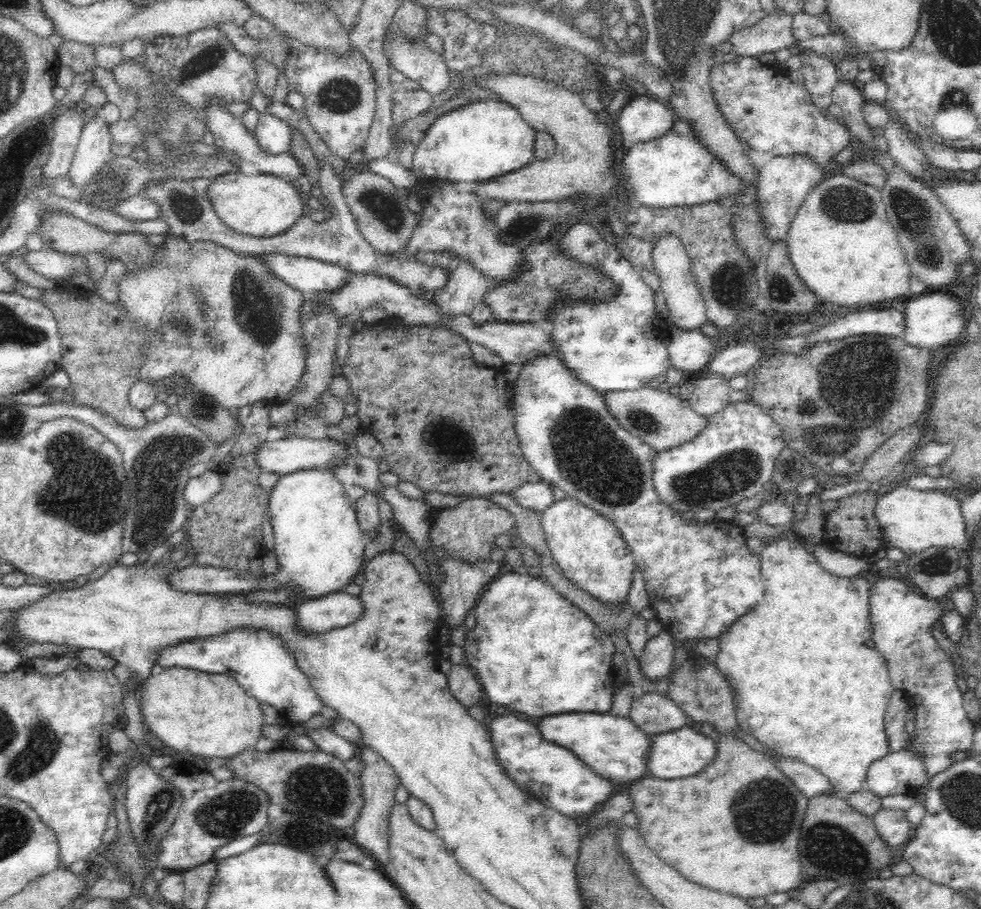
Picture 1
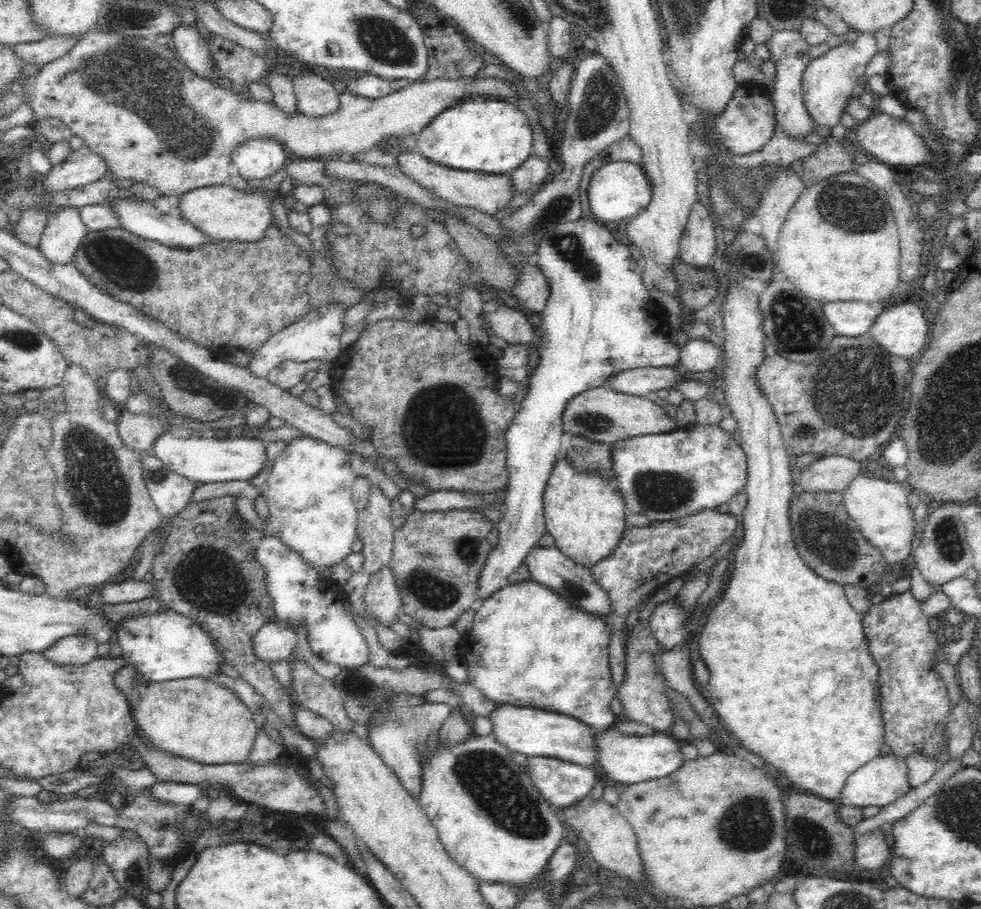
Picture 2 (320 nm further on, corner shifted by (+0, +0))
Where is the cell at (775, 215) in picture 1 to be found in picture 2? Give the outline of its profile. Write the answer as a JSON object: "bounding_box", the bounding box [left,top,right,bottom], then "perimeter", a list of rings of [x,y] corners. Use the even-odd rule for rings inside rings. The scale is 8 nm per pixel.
{"bounding_box":[765,30,818,141],"perimeter":[[[788,30],[774,31],[765,43],[770,52],[769,60],[774,61],[775,66],[774,92],[771,96],[771,100],[775,105],[775,123],[779,124],[788,136],[804,141],[806,134],[810,134],[811,131],[818,131],[817,126],[815,126],[806,111],[802,90],[803,72],[809,63],[811,48],[799,32],[790,32]]]}

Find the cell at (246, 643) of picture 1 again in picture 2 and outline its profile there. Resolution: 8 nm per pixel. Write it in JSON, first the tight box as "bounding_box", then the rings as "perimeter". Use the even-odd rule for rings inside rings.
{"bounding_box":[113,609,224,683],"perimeter":[[[172,609],[128,616],[115,624],[114,631],[113,640],[122,648],[121,656],[154,683],[208,676],[217,672],[220,660],[224,664],[224,657],[218,655],[214,639],[200,625]]]}

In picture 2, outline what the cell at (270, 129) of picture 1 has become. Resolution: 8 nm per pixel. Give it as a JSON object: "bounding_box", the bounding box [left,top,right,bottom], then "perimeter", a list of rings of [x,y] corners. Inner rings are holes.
{"bounding_box":[231,137,288,181],"perimeter":[[[270,137],[248,139],[233,150],[231,168],[246,181],[276,174],[288,159],[282,144]]]}

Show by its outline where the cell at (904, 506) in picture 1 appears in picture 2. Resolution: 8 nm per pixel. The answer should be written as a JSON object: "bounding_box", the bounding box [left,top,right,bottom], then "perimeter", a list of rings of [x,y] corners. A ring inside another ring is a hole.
{"bounding_box":[842,471,919,566],"perimeter":[[[865,471],[856,476],[842,492],[842,506],[848,517],[857,523],[866,540],[884,555],[888,565],[894,566],[896,562],[909,564],[917,541],[919,528],[914,524],[912,510],[906,503],[907,495],[905,484],[884,481],[877,474]]]}

